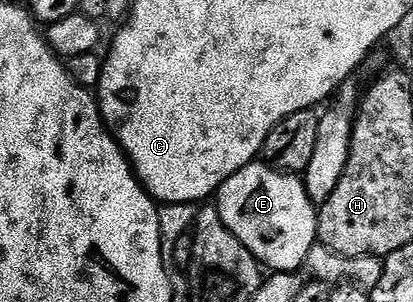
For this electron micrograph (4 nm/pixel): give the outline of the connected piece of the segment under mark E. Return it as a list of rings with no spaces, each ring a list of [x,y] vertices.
[[[263,163],[242,167],[214,197],[222,223],[249,249],[265,270],[296,273],[305,268],[310,251],[318,243],[316,214],[318,207],[306,195],[303,180],[295,173],[279,173]]]

